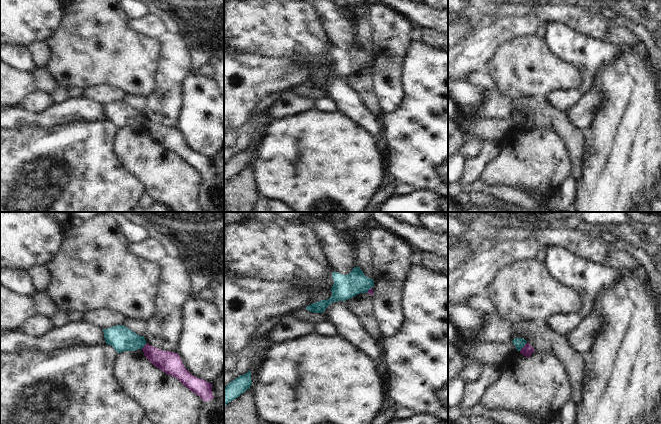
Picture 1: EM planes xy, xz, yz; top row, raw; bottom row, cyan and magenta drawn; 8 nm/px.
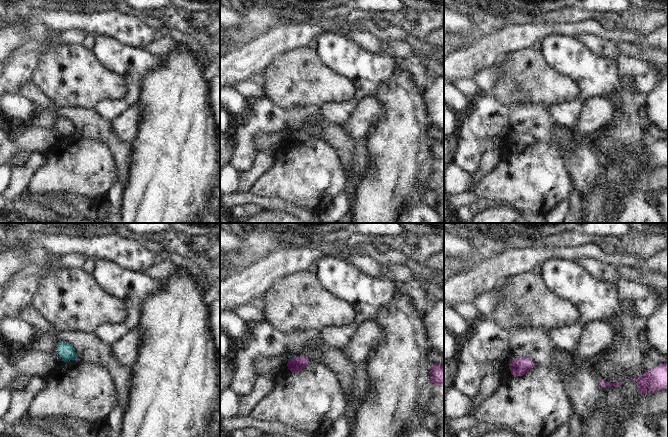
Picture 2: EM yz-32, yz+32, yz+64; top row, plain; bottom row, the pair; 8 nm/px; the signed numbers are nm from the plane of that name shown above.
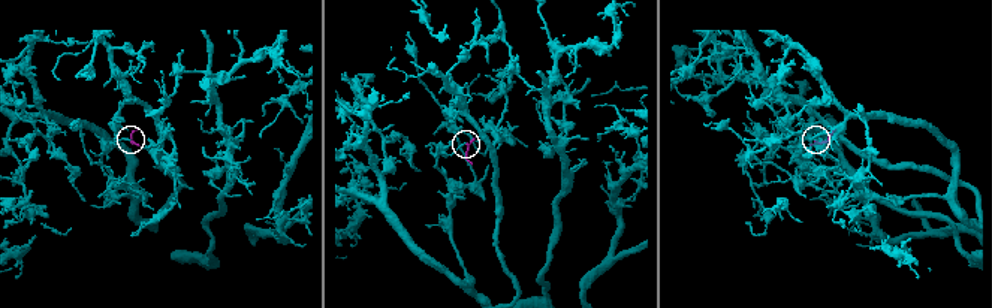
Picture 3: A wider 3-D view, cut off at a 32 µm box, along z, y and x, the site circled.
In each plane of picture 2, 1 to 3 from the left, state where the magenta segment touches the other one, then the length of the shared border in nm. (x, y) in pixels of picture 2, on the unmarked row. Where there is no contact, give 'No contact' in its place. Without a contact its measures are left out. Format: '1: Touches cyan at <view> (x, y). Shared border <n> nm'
1: No contact
2: Touches cyan at yz+32 (291, 133). Shared border 50 nm
3: No contact

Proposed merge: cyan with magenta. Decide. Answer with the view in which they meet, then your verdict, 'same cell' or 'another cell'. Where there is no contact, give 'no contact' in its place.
meets cyan in yz; another cell

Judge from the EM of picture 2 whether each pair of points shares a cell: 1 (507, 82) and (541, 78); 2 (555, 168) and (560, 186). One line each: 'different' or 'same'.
1: same
2: same

